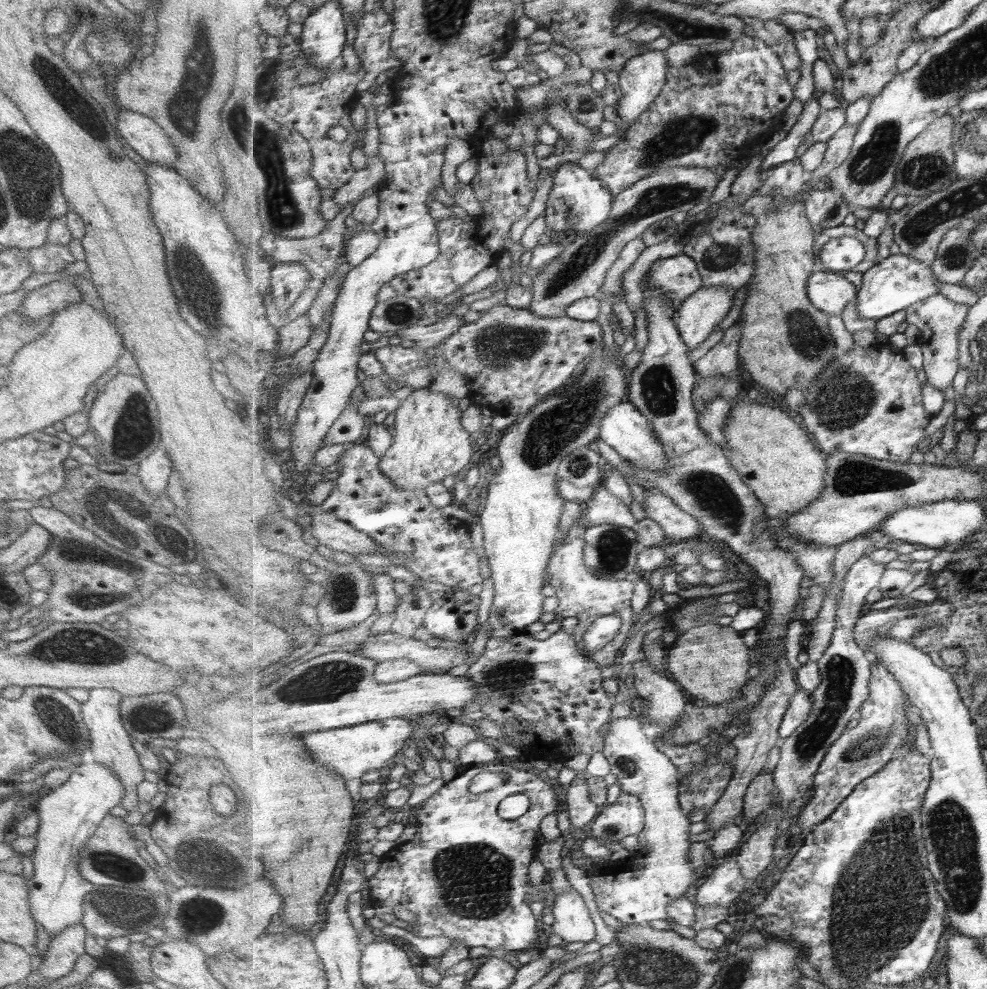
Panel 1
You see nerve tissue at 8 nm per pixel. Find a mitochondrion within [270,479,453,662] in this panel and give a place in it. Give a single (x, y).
(346, 588)

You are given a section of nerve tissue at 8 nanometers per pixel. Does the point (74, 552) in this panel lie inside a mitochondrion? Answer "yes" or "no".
yes

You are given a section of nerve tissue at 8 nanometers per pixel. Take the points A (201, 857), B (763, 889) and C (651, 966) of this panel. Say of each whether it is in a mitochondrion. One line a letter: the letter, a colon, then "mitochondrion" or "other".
A: mitochondrion
B: other
C: mitochondrion

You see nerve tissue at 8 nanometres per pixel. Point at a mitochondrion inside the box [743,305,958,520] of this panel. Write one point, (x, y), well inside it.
(845, 397)

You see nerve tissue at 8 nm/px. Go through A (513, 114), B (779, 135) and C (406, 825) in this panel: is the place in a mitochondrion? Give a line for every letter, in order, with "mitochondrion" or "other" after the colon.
A: other
B: other
C: other

